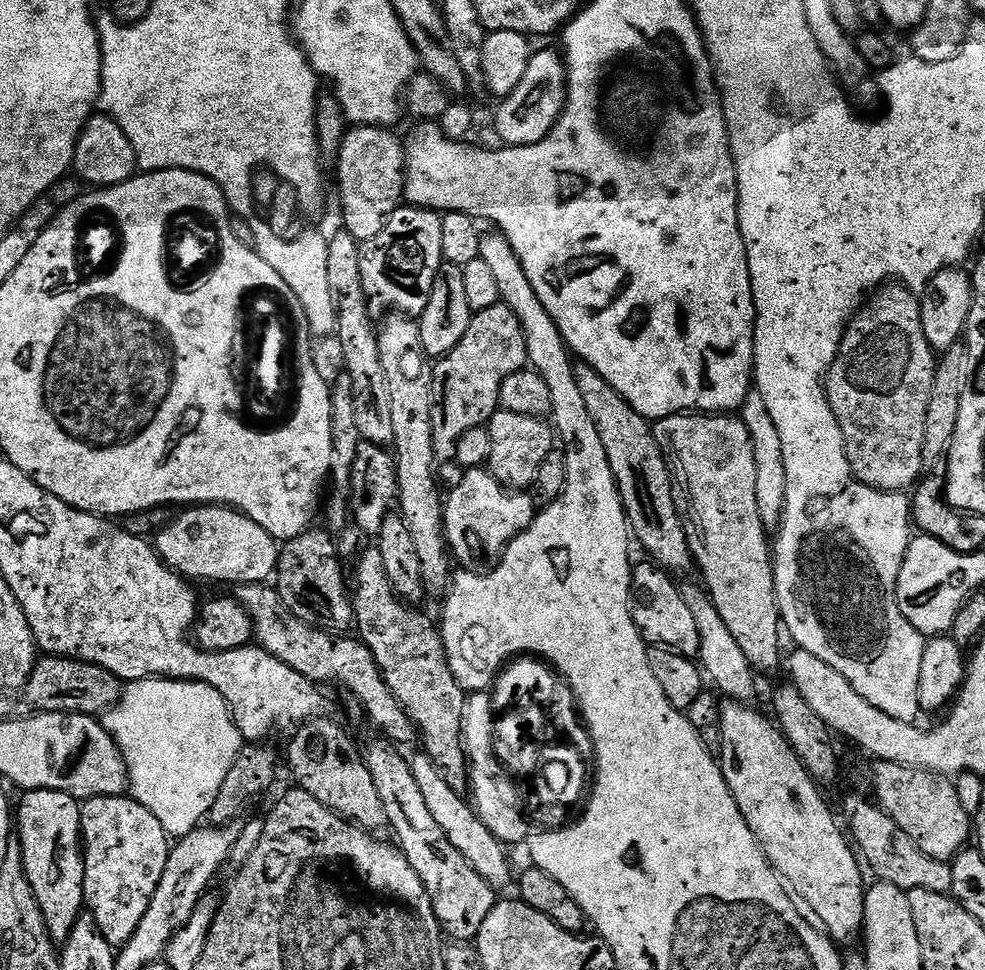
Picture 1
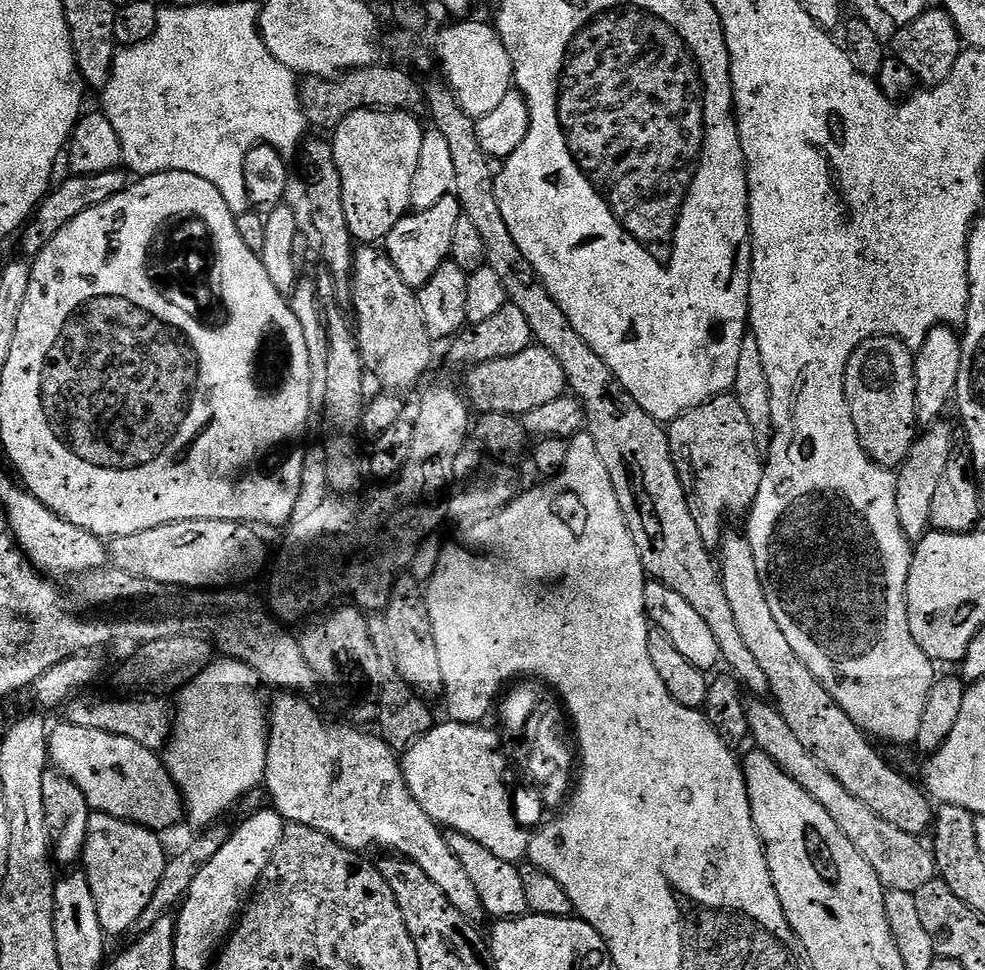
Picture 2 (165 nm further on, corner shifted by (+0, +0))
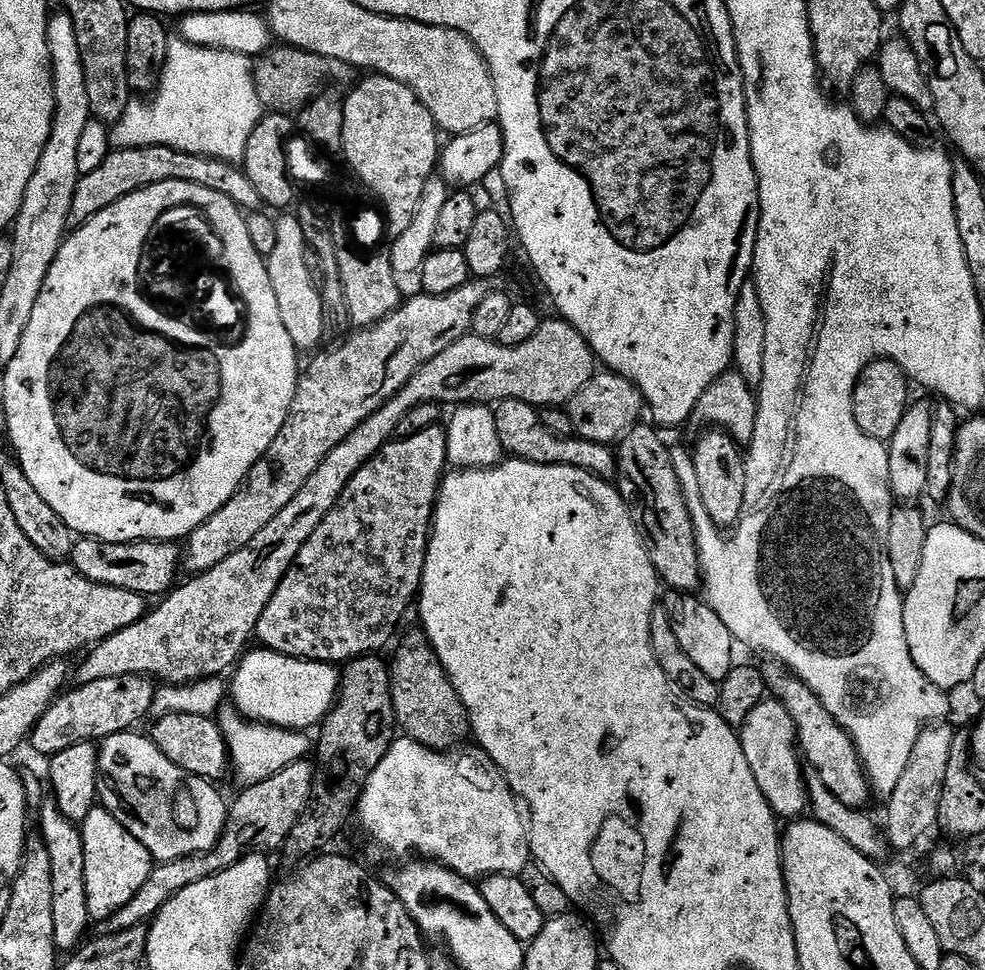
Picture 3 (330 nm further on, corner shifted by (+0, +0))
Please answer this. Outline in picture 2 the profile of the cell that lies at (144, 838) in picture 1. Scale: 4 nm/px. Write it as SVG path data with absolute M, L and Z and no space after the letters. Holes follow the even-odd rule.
M93 811L89 815L82 870L88 875L90 890L94 890L94 902L98 902L98 922L102 922L102 930L109 937L120 936L136 928L138 918L142 918L146 906L150 906L150 898L154 898L154 890L158 890L158 882L162 882L162 870L166 870L170 856L164 853L164 844L156 836L159 835L151 828L114 818L105 812Z

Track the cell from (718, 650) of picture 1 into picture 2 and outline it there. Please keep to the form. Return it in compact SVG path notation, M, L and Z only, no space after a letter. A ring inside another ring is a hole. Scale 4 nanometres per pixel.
M765 700L751 701L748 704L751 743L756 743L753 745L759 751L770 754L777 760L802 786L802 790L806 790L810 798L814 798L818 806L822 806L822 810L826 810L826 814L830 814L830 818L838 822L842 834L846 834L846 838L854 842L858 854L862 854L862 858L866 858L866 862L874 866L874 874L878 874L885 889L890 892L906 890L915 894L922 886L926 886L926 882L937 879L936 858L929 845L919 836L911 836L906 834L906 830L898 830L898 826L890 826L890 822L874 814L874 810L870 810L866 802L854 798L854 794L850 794L846 786L842 786L842 782L838 782L838 778L834 778L834 774L830 774L830 770L826 770L826 766L822 766L822 762L814 758L814 754L807 752L802 742L798 742L797 735L794 734L794 730L790 730L786 718L782 718L775 703Z

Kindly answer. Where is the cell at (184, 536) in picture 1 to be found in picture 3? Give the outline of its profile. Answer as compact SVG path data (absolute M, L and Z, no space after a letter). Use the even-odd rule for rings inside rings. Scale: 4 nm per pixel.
M80 538L72 545L70 563L86 578L106 586L122 586L122 590L134 590L145 598L160 598L177 583L176 571L182 568L182 552L175 543L158 540L134 542L110 542Z

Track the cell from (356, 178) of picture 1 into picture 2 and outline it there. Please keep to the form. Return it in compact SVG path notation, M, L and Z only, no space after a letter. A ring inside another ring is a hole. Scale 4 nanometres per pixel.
M363 108L354 114L350 114L331 133L330 139L332 149L334 150L334 160L338 166L338 174L342 174L342 204L346 206L346 222L350 226L350 234L352 235L353 241L359 242L364 246L376 246L381 242L387 241L390 230L394 230L394 226L398 226L398 222L404 216L407 216L412 208L410 186L414 186L414 170L418 170L418 157L420 157L422 151L422 138L426 131L425 125L420 125L420 118L419 115L410 112L393 112L391 110Z

